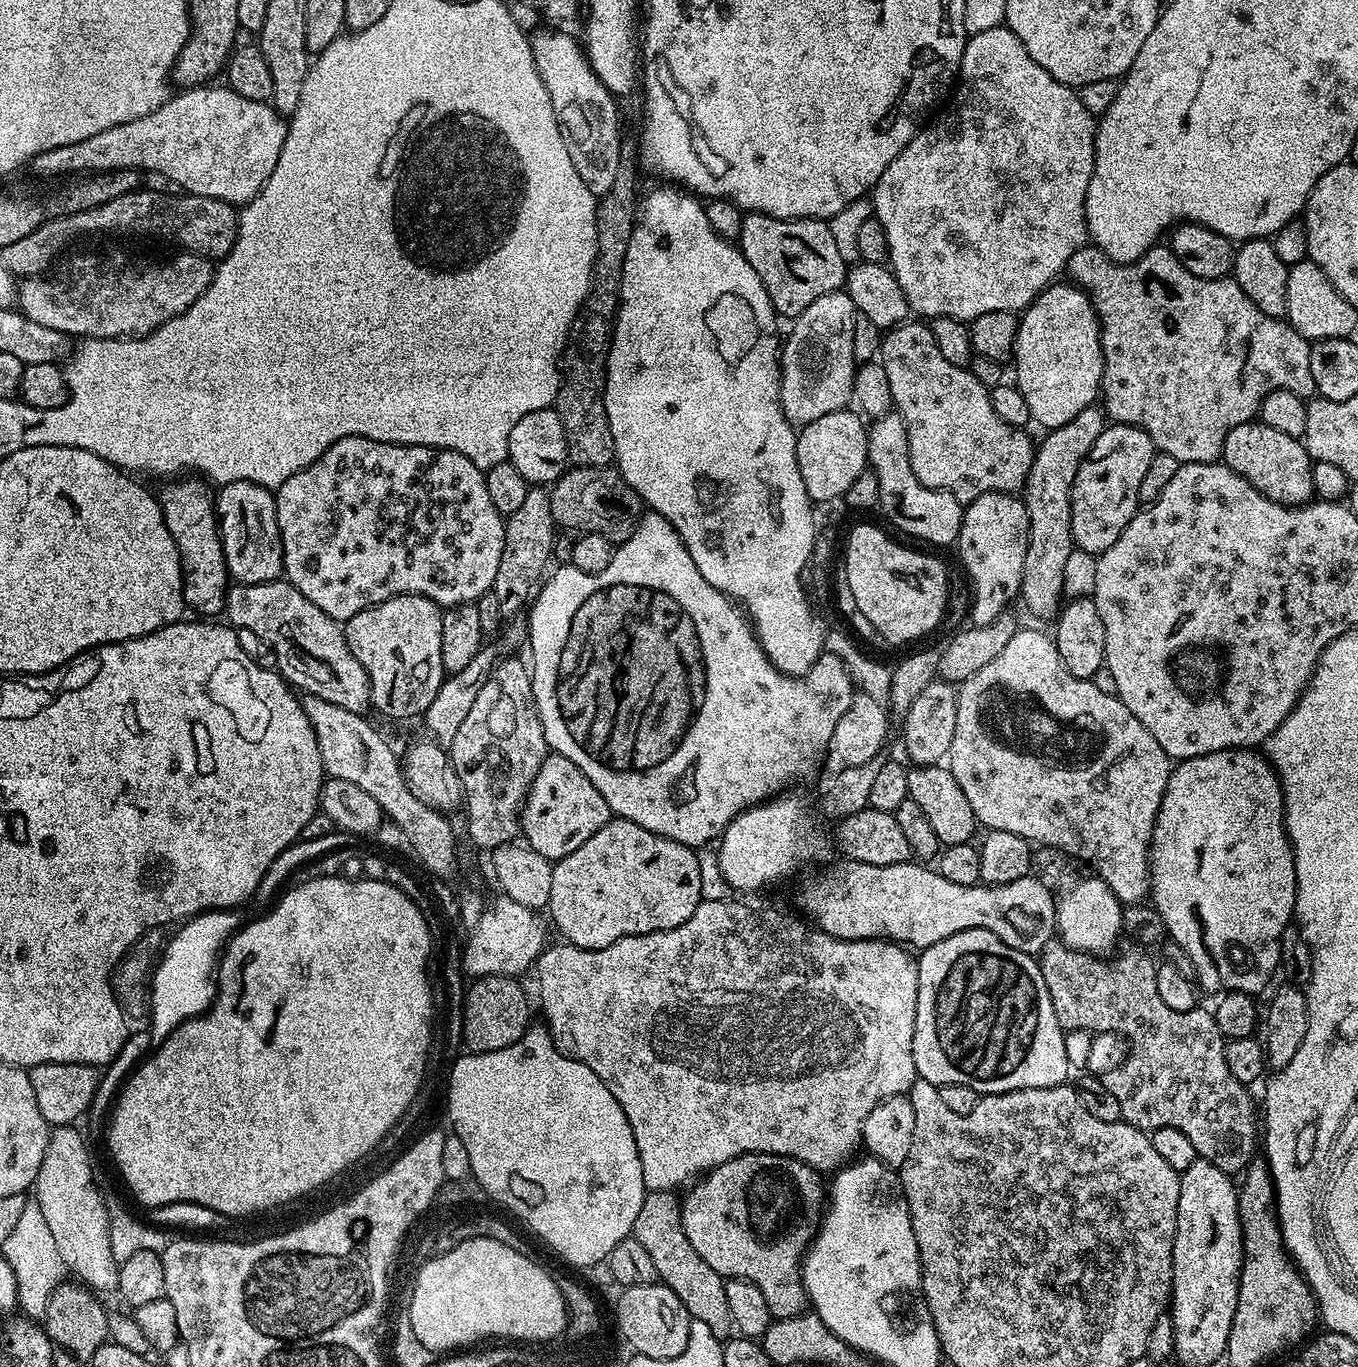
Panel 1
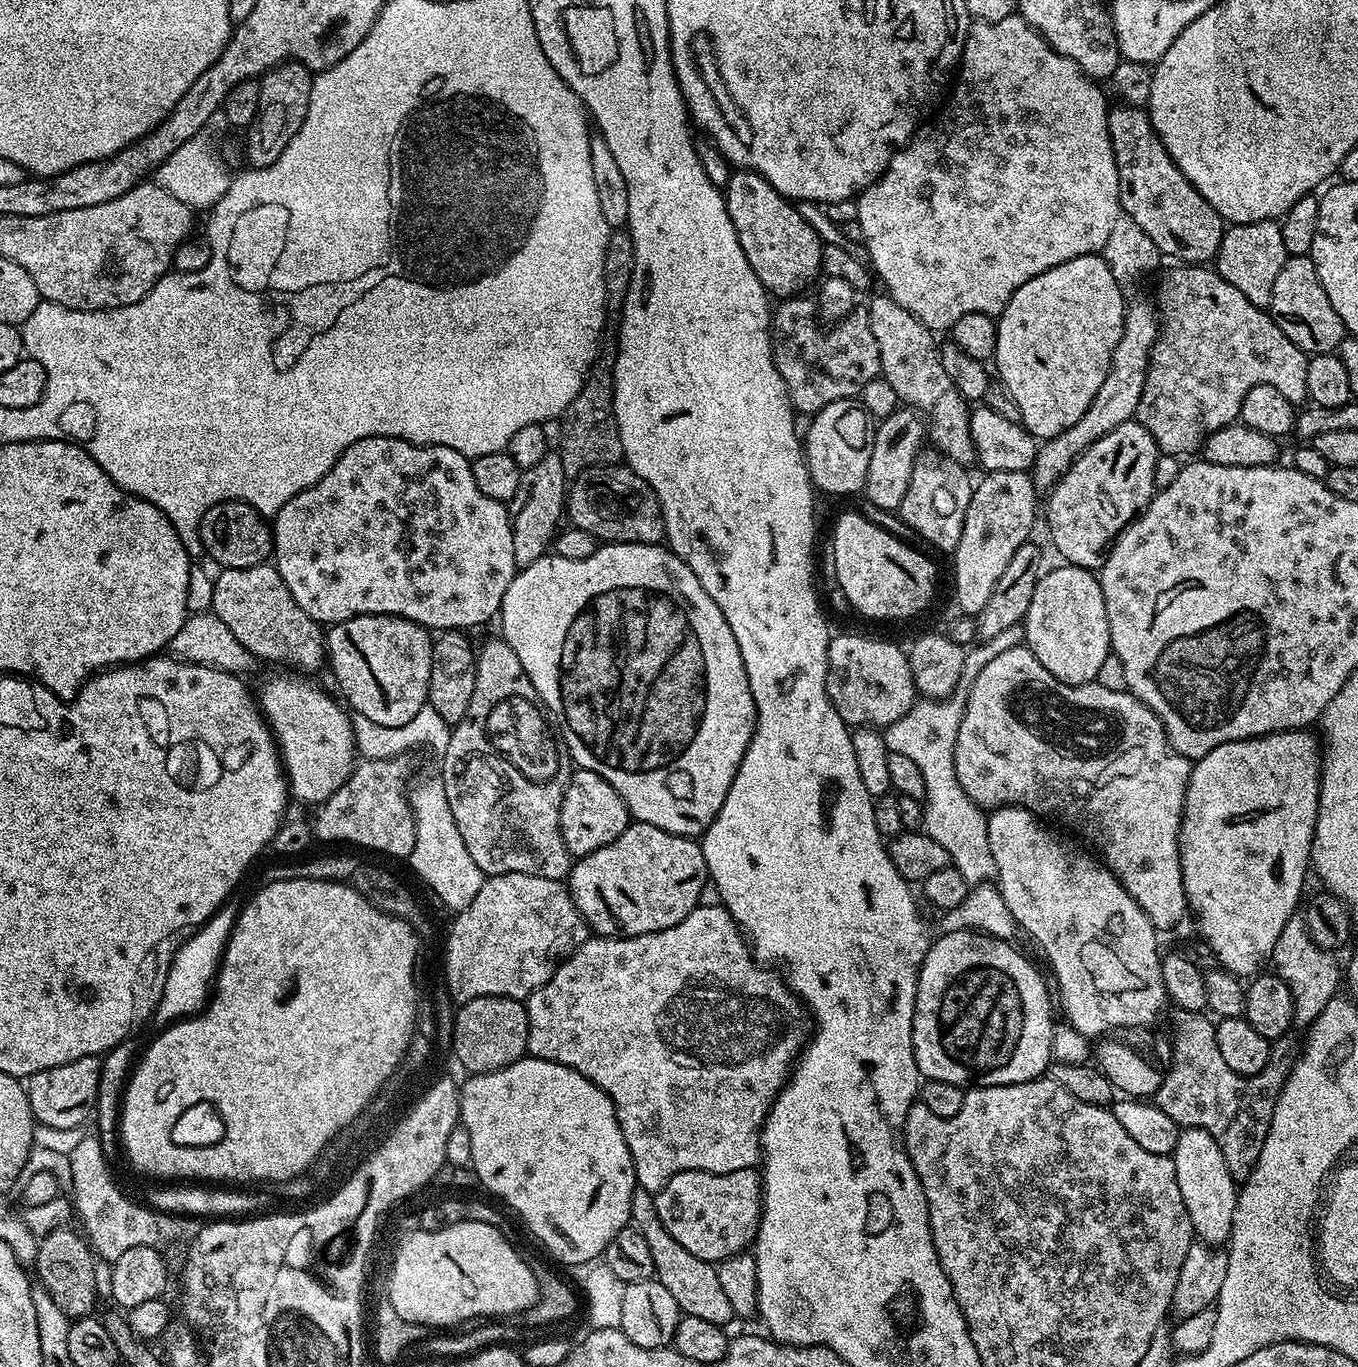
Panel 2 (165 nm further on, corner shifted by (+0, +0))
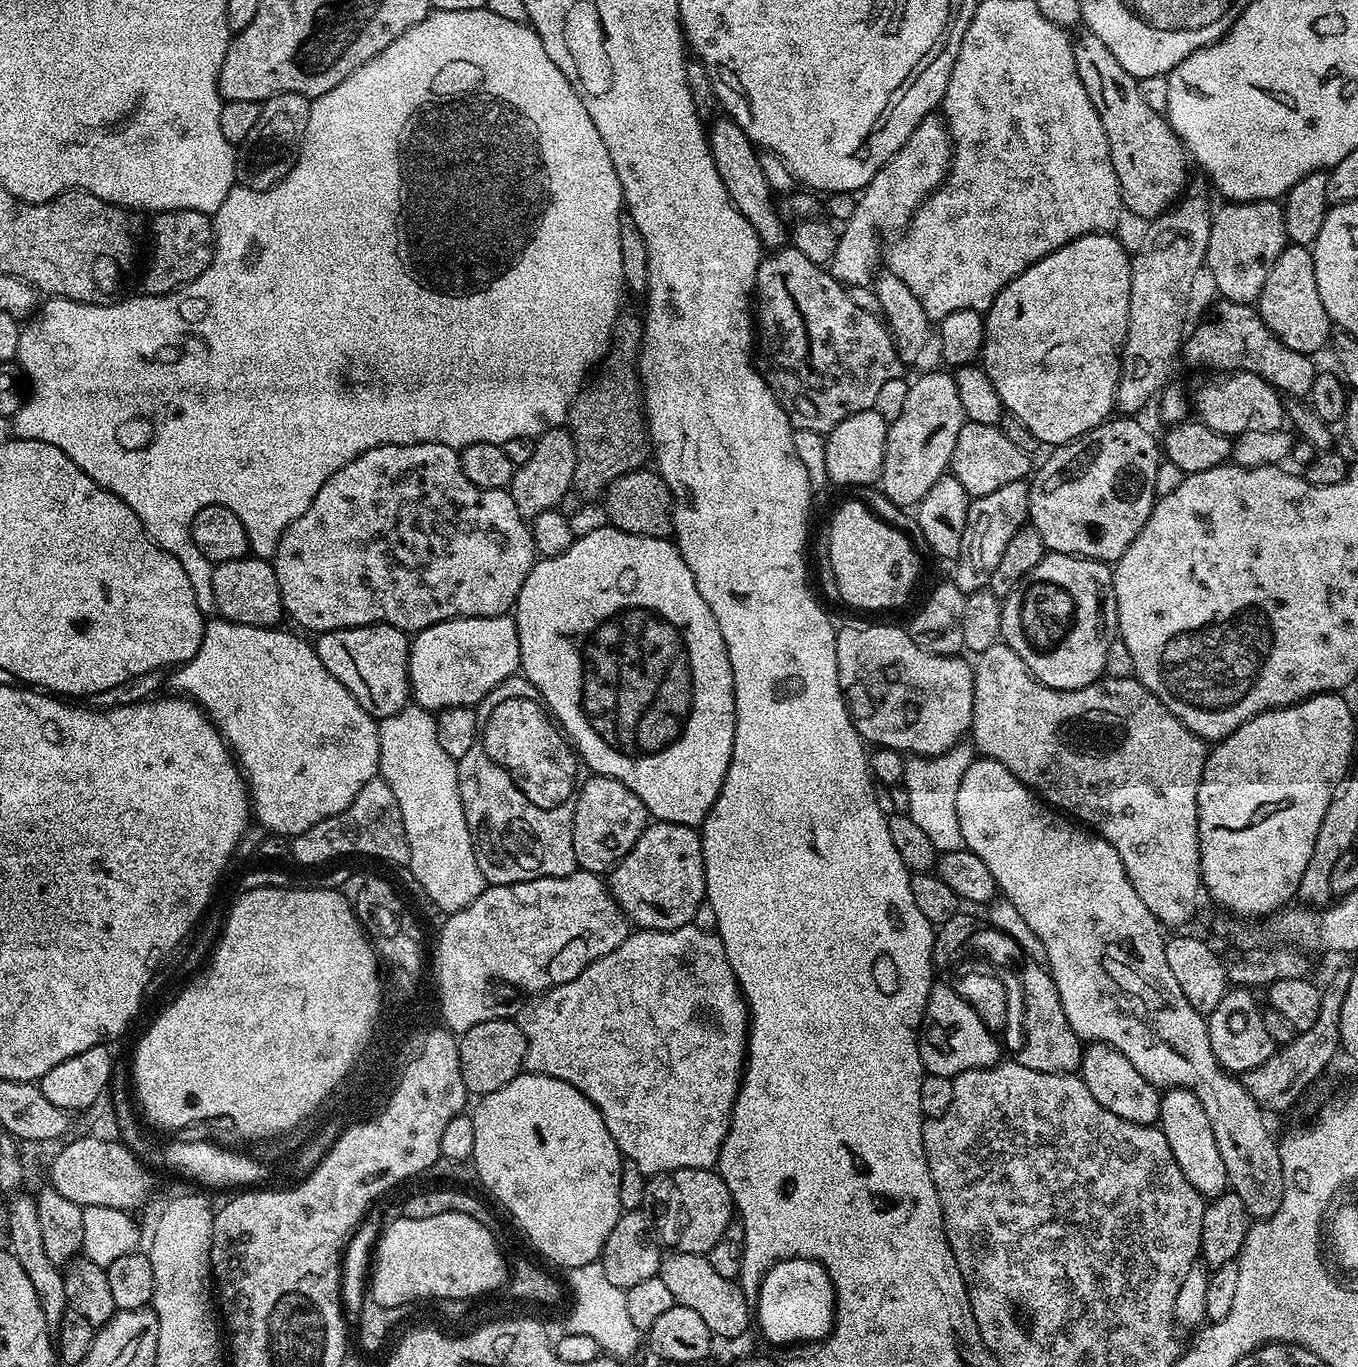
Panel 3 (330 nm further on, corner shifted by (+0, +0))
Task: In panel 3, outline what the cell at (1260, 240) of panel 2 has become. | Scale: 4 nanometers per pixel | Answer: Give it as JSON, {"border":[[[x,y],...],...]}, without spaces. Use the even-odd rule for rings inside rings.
{"border":[[[1242,200],[1239,202],[1224,202],[1221,203],[1221,208],[1218,207],[1212,212],[1212,225],[1210,226],[1210,242],[1206,246],[1206,254],[1204,259],[1214,274],[1214,279],[1217,283],[1219,295],[1225,300],[1234,302],[1235,304],[1250,304],[1255,305],[1262,294],[1262,286],[1266,286],[1266,277],[1270,275],[1270,270],[1274,267],[1274,262],[1278,262],[1278,254],[1282,254],[1282,250],[1287,248],[1290,241],[1286,234],[1286,222],[1284,221],[1284,209],[1275,200]]]}

